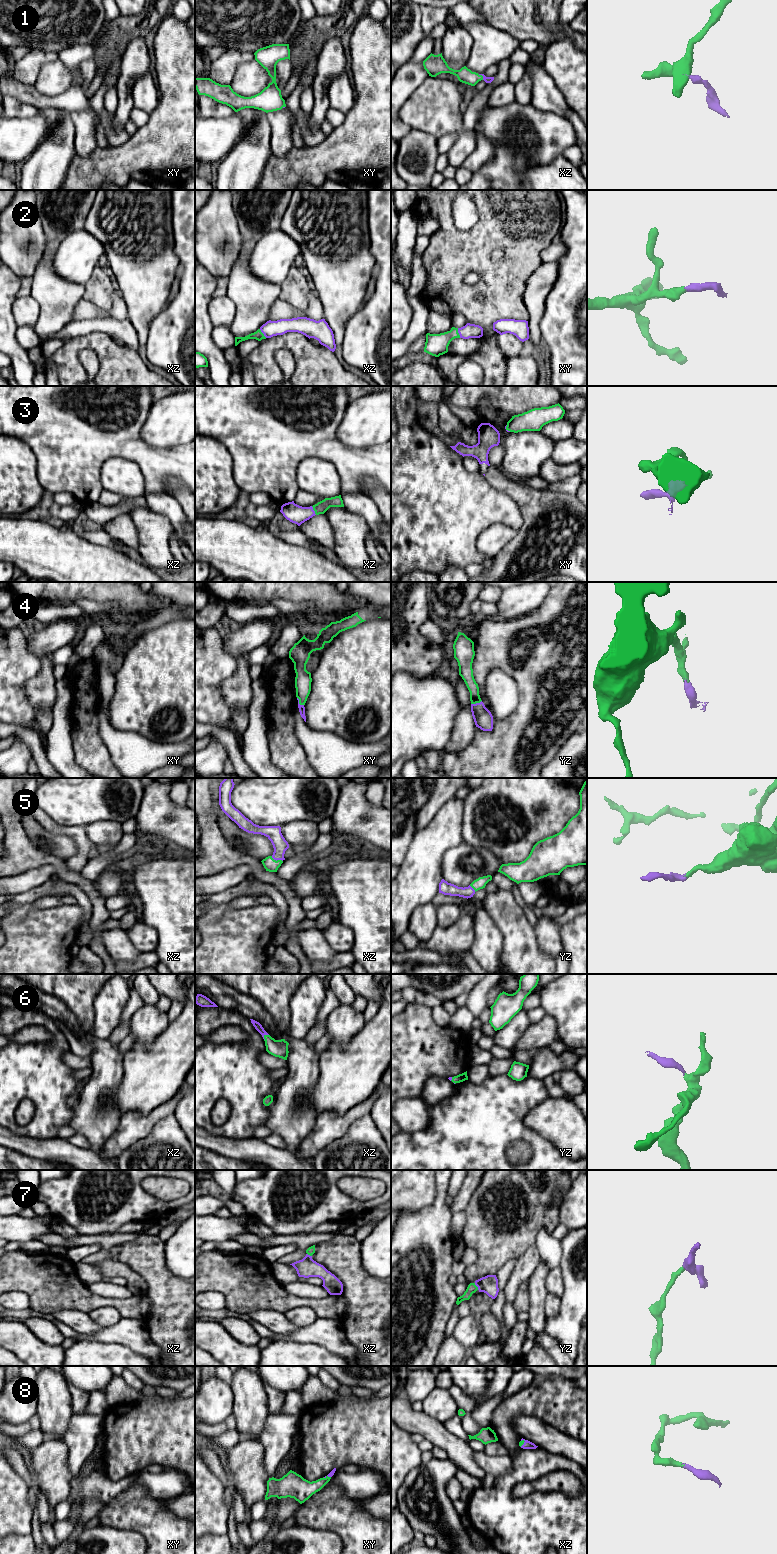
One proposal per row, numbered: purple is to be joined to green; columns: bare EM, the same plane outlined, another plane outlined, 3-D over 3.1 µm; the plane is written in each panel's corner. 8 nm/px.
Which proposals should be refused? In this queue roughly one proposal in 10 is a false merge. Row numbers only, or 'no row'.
no row

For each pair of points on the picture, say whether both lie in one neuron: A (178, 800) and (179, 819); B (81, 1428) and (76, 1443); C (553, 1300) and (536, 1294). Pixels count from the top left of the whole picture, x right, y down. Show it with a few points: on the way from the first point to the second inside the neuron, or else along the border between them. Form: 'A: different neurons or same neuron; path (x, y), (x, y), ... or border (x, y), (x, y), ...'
A: different neurons; border (170, 788), (170, 799), (176, 805), (183, 808)
B: same neuron; path (81, 1432), (80, 1439)
C: different neurons; border (548, 1293), (544, 1303), (546, 1316)

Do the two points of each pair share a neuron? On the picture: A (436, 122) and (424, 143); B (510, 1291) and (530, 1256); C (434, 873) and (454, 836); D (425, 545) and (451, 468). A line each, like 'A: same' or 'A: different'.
A: different
B: same
C: same
D: same

